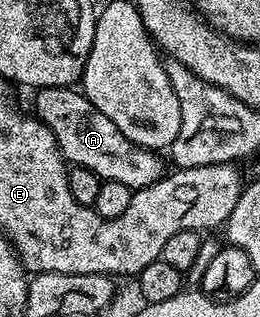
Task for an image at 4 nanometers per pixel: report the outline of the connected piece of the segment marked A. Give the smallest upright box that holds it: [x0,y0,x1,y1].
[36,87,167,191]

